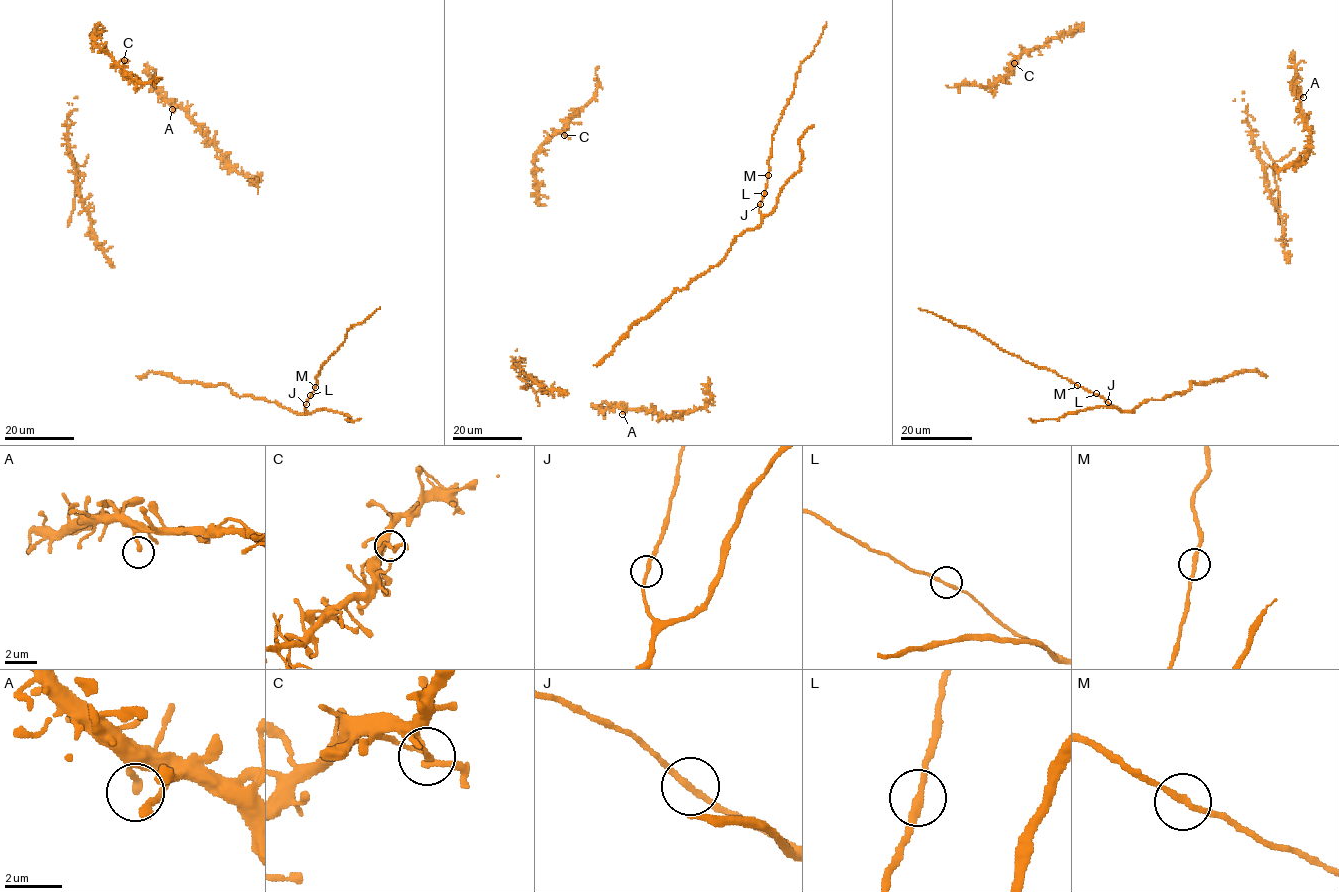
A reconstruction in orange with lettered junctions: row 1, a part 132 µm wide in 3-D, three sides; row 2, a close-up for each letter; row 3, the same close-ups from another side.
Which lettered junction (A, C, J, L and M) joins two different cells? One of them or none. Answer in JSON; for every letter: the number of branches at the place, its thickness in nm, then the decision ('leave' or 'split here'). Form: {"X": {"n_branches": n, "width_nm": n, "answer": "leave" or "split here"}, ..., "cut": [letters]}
{"A": {"n_branches": 1, "width_nm": 300, "answer": "leave"}, "C": {"n_branches": 2, "width_nm": 180, "answer": "leave"}, "J": {"n_branches": 2, "width_nm": 200, "answer": "leave"}, "L": {"n_branches": 2, "width_nm": 220, "answer": "leave"}, "M": {"n_branches": 2, "width_nm": 220, "answer": "leave"}, "cut": []}

